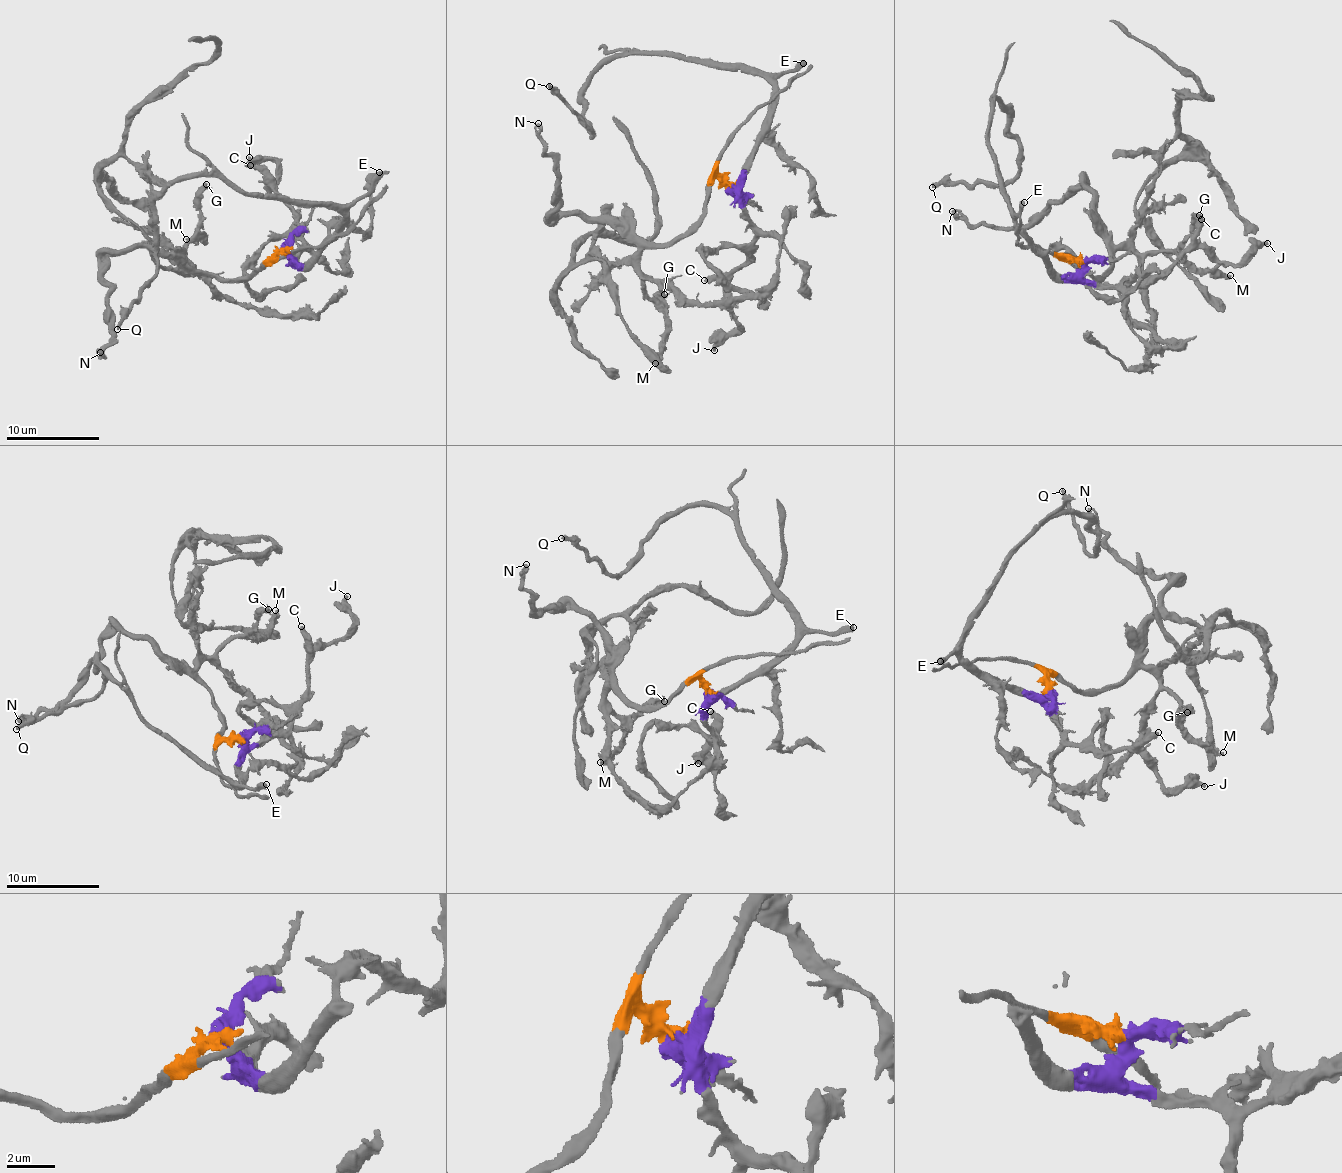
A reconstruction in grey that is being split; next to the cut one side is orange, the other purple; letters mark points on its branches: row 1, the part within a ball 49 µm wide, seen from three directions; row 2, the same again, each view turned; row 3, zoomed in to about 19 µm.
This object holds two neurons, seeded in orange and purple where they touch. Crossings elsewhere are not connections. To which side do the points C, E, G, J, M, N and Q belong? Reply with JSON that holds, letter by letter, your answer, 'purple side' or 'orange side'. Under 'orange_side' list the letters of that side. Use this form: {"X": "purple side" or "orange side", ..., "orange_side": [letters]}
{"C": "purple side", "E": "purple side", "G": "orange side", "J": "purple side", "M": "orange side", "N": "orange side", "Q": "purple side", "orange_side": ["G", "M", "N"]}

